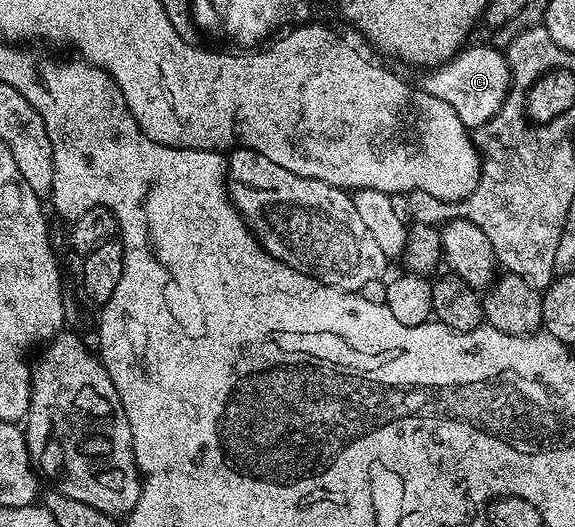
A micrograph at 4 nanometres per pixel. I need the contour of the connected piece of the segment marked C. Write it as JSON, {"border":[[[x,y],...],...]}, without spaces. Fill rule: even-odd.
{"border":[[[490,44],[484,46],[468,45],[459,51],[454,58],[434,67],[421,82],[421,88],[427,94],[437,96],[437,100],[445,100],[453,112],[461,120],[461,124],[474,128],[485,124],[501,108],[511,89],[511,70],[507,66],[507,55],[502,49]]]}

